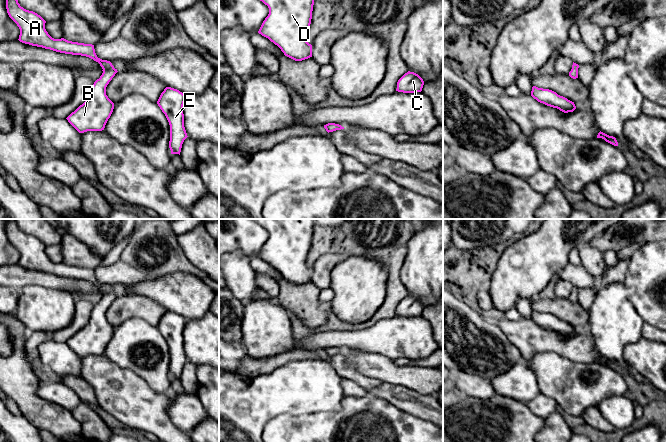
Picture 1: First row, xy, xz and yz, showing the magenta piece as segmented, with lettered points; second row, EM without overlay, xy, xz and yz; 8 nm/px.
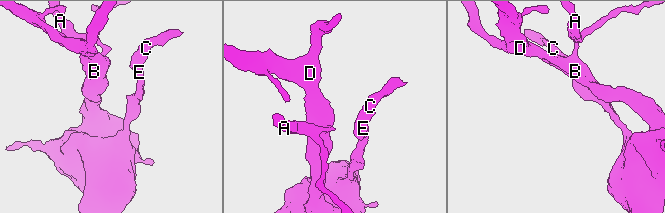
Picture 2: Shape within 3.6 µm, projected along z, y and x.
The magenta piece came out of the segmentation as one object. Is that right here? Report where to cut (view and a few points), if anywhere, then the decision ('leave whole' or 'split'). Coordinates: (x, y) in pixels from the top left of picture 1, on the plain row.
cut in xy along (113, 291), (102, 294); split

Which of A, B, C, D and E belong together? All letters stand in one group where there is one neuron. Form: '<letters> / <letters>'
A / B C D E

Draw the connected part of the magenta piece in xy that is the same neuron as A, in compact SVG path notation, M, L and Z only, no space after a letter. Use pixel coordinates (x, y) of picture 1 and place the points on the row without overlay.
M6 219L6 233L20 253L20 266L60 277L89 281L98 286L103 294L114 292L110 285L97 281L92 268L52 262L45 253L46 245L37 237L21 231L15 219Z

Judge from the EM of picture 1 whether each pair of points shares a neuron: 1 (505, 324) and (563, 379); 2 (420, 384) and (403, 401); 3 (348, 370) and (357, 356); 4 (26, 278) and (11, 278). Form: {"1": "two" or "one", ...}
{"1": "two", "2": "two", "3": "two", "4": "one"}

